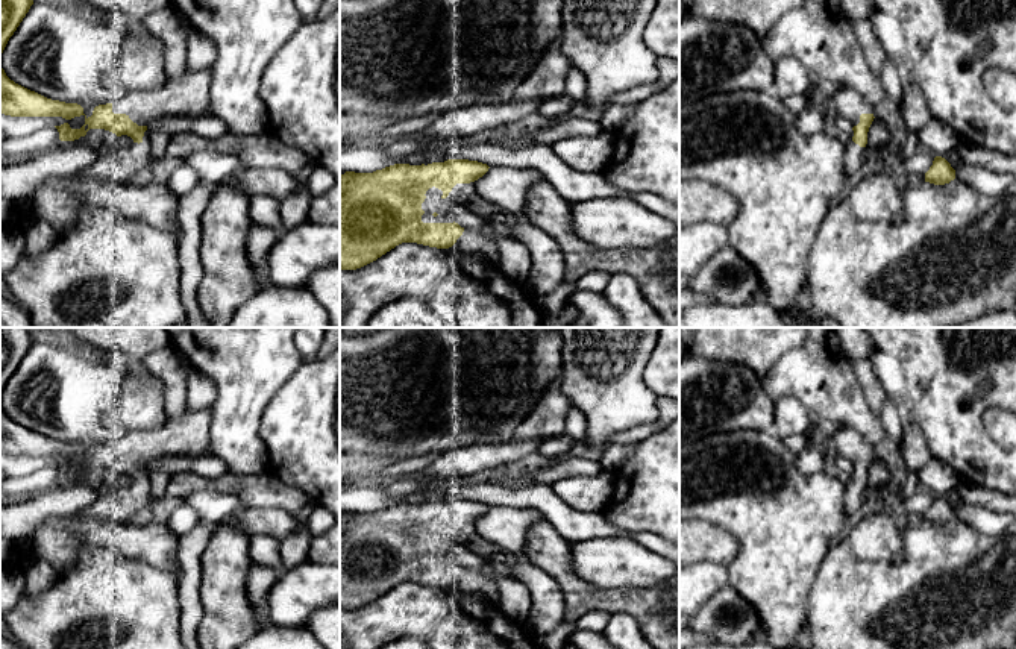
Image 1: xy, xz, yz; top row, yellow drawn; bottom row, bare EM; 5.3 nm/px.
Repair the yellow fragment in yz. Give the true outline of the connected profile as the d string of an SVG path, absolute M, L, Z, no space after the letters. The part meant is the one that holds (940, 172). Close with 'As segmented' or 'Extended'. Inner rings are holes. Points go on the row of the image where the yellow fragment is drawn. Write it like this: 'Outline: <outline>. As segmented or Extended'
Outline: M936 156L933 161L933 165L925 173L925 182L934 183L934 185L945 185L954 179L955 179L955 170L942 156Z. As segmented

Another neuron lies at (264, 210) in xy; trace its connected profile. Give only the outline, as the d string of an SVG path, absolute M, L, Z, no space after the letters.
M267 196L250 197L250 221L259 226L281 229L281 200Z

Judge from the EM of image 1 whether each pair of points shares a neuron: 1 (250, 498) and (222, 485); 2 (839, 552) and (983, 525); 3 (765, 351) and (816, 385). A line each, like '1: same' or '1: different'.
1: same
2: different
3: different

